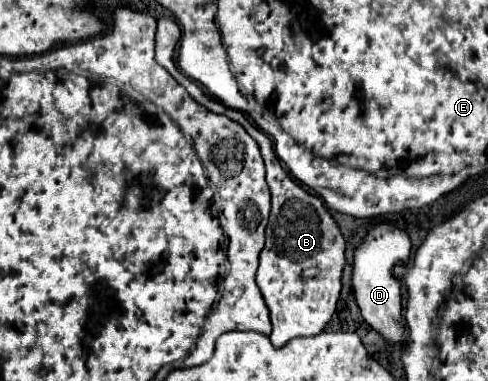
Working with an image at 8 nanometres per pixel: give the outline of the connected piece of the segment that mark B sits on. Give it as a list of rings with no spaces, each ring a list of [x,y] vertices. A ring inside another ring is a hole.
[[[161,18],[157,24],[157,44],[155,44],[155,60],[161,64],[191,96],[195,102],[205,106],[215,114],[223,114],[237,124],[241,124],[259,144],[265,168],[267,168],[267,184],[271,190],[271,216],[267,226],[267,242],[261,250],[259,268],[257,268],[257,286],[265,298],[265,304],[271,312],[271,344],[275,348],[283,348],[291,338],[297,336],[315,336],[325,324],[331,320],[339,292],[341,292],[341,272],[345,266],[345,240],[331,218],[325,204],[305,192],[299,184],[291,180],[291,176],[283,170],[279,158],[273,152],[271,140],[257,126],[253,126],[239,110],[227,108],[207,96],[203,88],[199,88],[193,80],[183,76],[183,72],[175,64],[175,46],[181,38],[181,28],[171,18]]]

